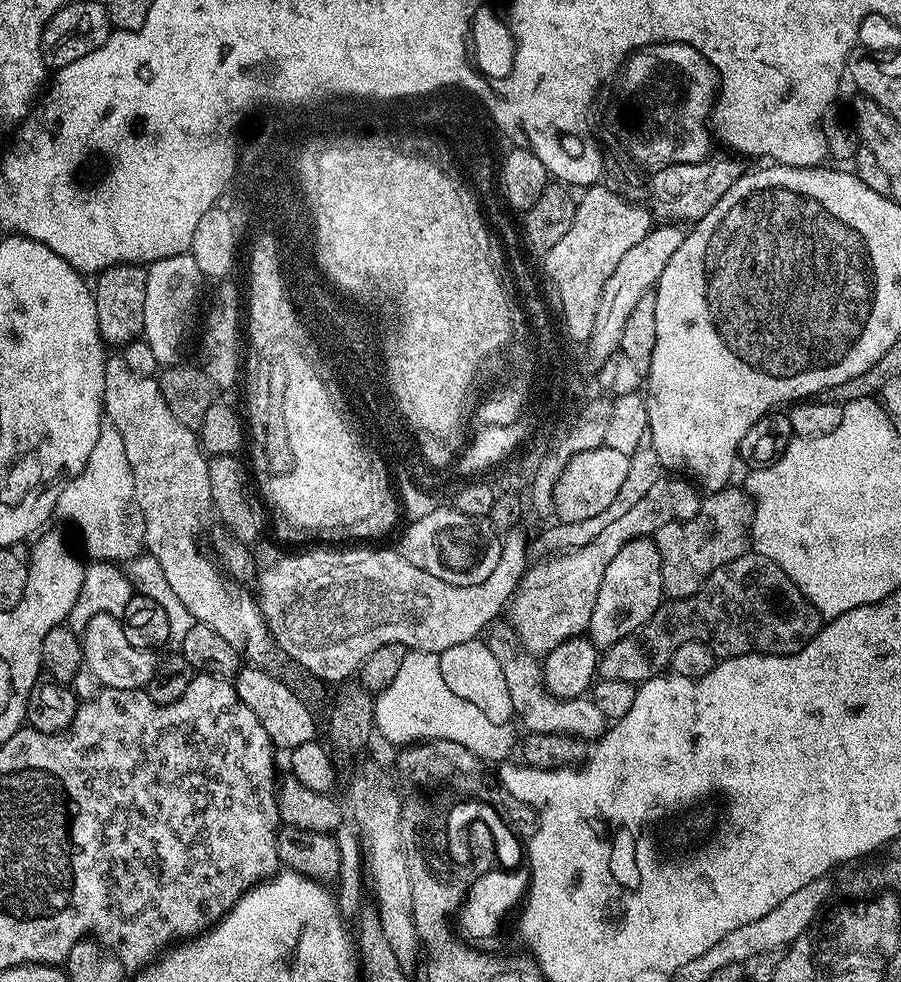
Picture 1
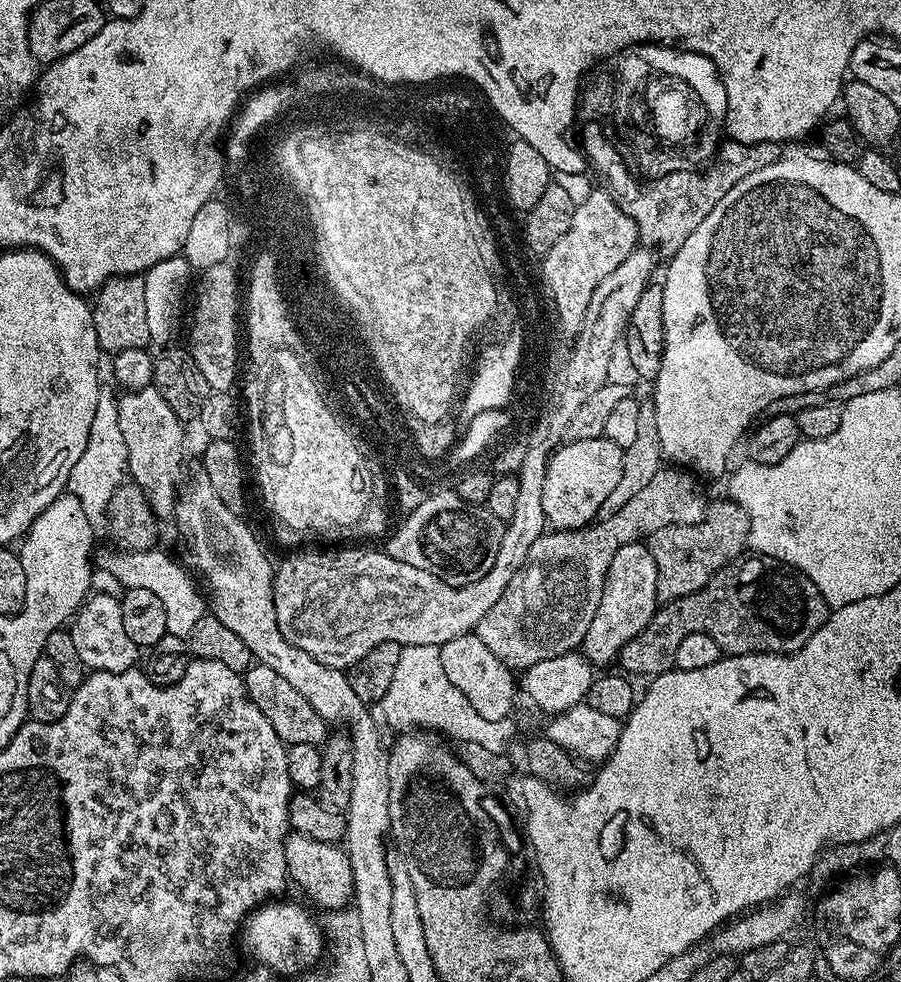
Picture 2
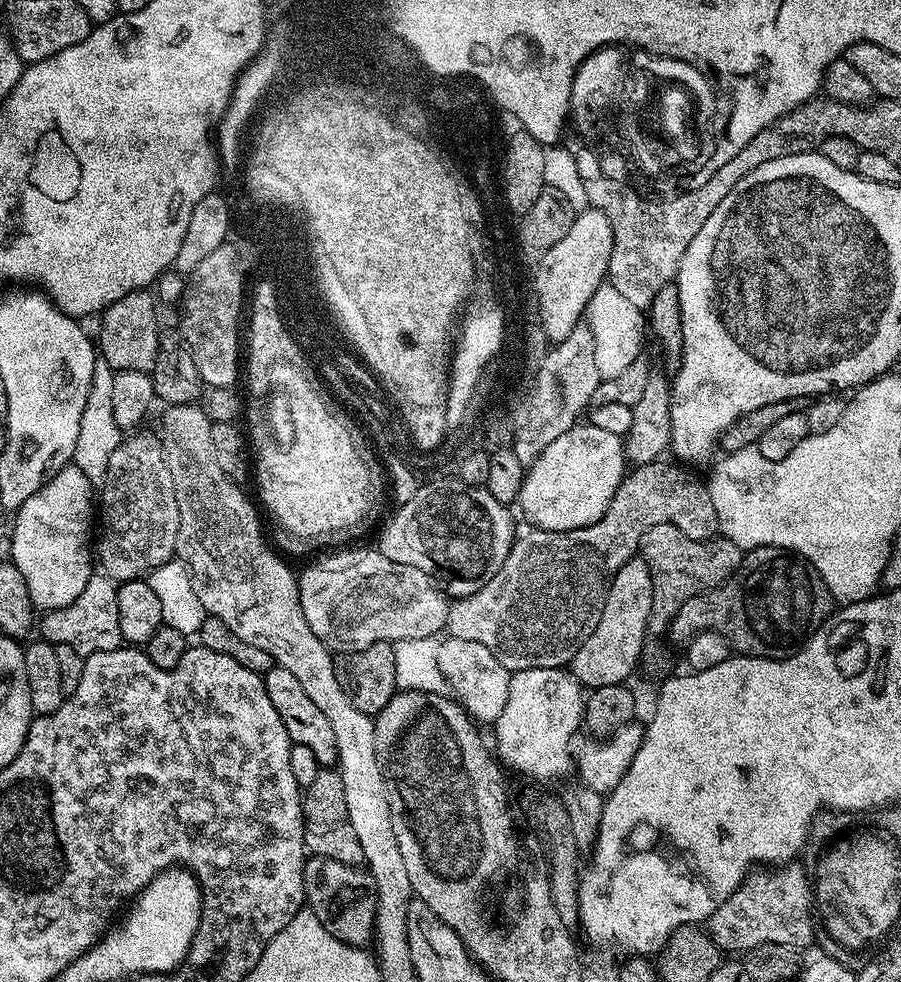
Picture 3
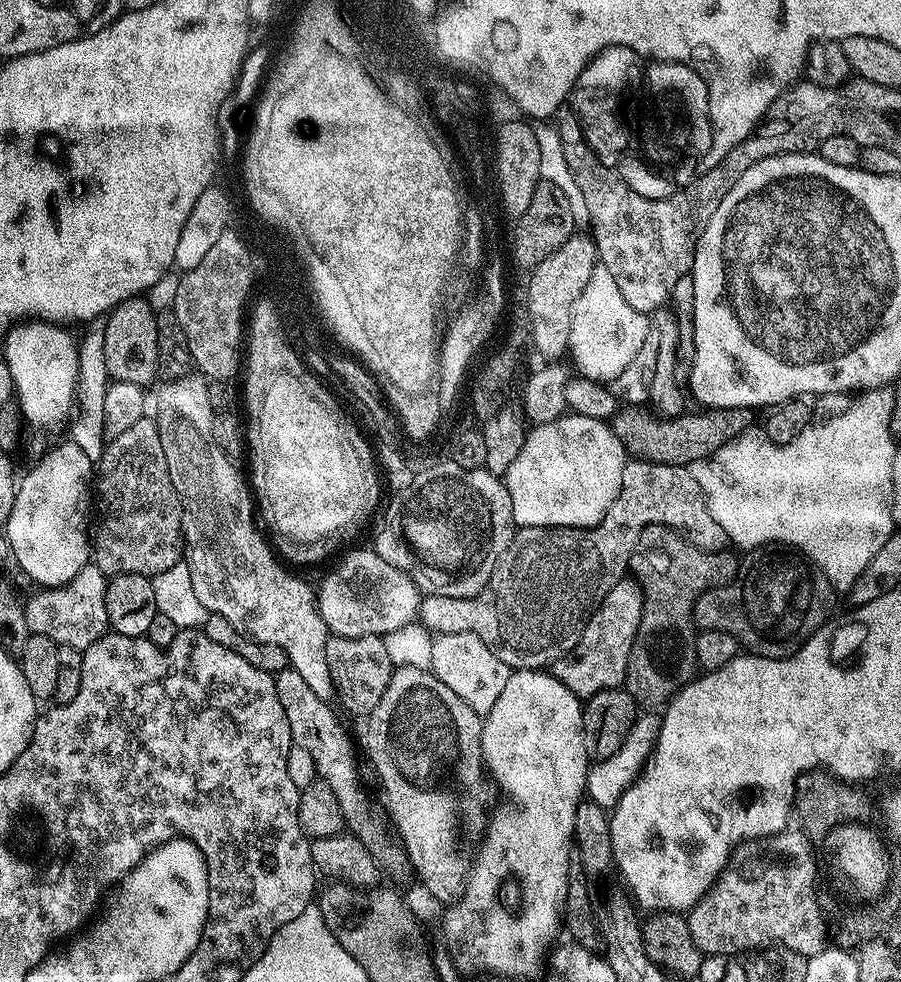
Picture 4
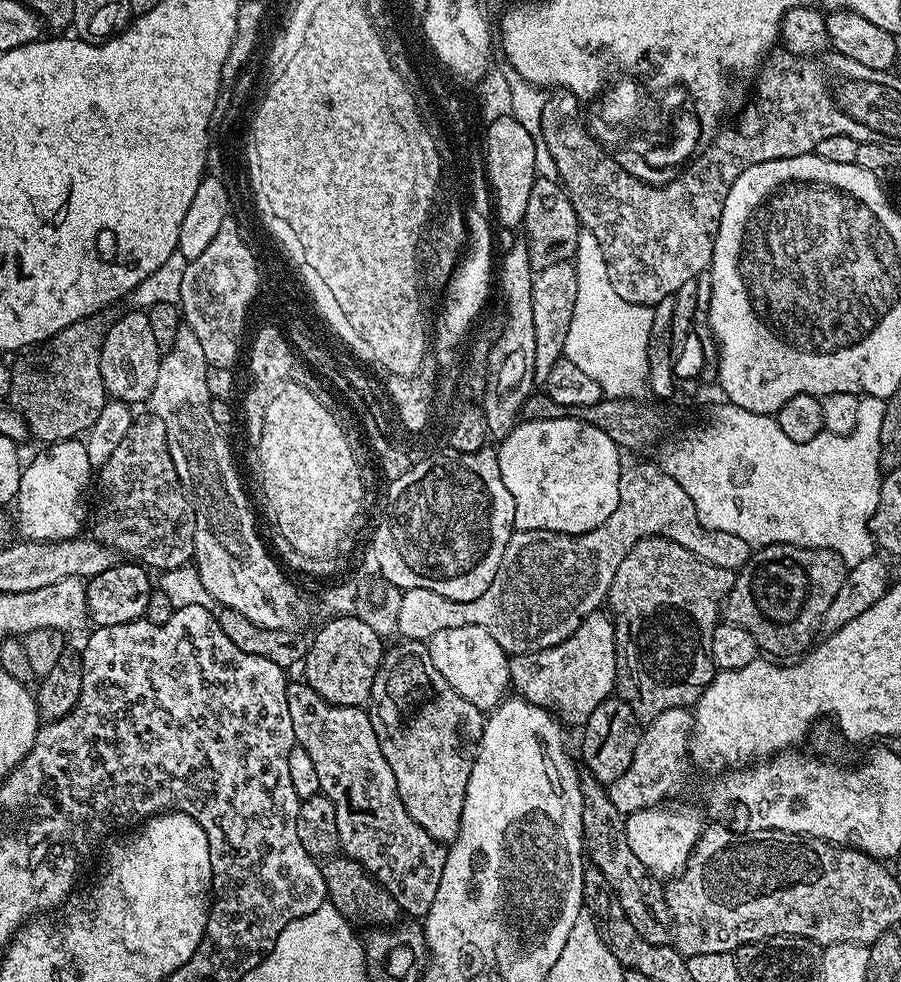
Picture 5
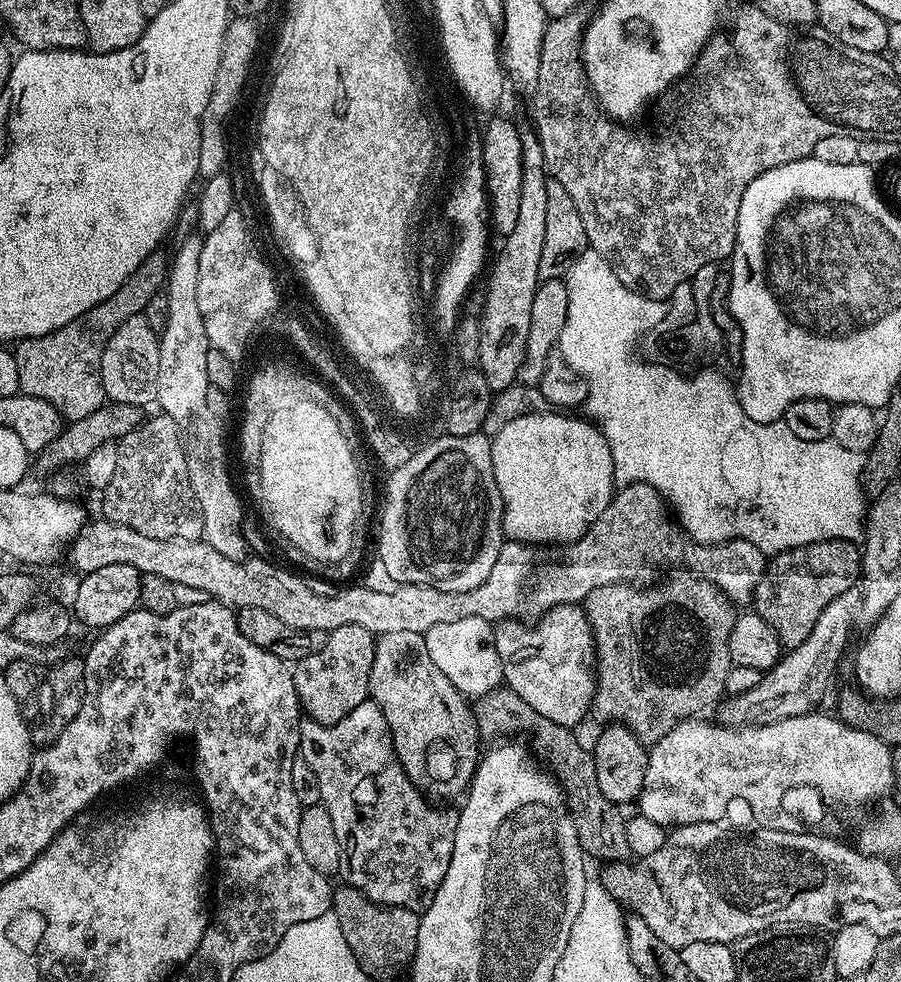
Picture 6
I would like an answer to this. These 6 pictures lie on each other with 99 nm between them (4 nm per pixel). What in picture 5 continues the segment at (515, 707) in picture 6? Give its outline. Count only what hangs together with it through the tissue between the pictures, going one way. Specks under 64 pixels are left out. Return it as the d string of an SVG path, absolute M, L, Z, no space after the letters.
M587 774L581 775L580 788L584 791L584 846L587 859L600 871L603 883L611 888L614 899L622 906L630 926L651 944L667 944L672 940L672 915L664 897L665 885L653 878L638 862L634 850L626 842L625 813L620 812L608 797L605 785Z

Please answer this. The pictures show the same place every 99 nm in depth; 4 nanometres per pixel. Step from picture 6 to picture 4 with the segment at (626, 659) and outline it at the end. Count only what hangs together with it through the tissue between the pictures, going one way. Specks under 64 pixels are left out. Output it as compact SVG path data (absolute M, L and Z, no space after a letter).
M652 524L641 530L636 550L632 553L630 572L636 583L640 585L640 593L644 596L644 609L638 626L638 634L634 638L634 646L630 650L626 677L628 693L635 698L637 705L667 705L680 689L697 679L696 637L698 629L692 618L692 611L703 592L731 584L732 579L740 571L740 560L732 557L730 553L731 551L728 550L717 553L698 550L698 546L694 546L685 540L681 533L675 532L673 528L668 528L664 524Z

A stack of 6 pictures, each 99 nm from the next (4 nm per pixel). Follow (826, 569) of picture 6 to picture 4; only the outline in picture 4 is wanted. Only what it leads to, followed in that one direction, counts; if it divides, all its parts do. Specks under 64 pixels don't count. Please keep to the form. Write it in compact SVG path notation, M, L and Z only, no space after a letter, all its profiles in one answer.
M765 546L758 548L747 553L748 557L743 557L740 560L740 571L737 572L736 577L732 579L731 584L725 584L719 588L713 588L707 592L703 592L698 598L698 602L694 610L692 611L692 618L696 622L697 629L709 632L717 628L719 632L725 632L730 634L735 640L738 641L741 649L747 650L754 656L765 656L771 660L785 660L788 656L792 656L797 650L803 646L814 633L822 627L825 627L829 623L828 615L832 612L832 596L834 597L834 589L832 583L821 574L819 568L816 565L811 564L808 560L805 560L799 552L795 550L789 550L784 546Z

